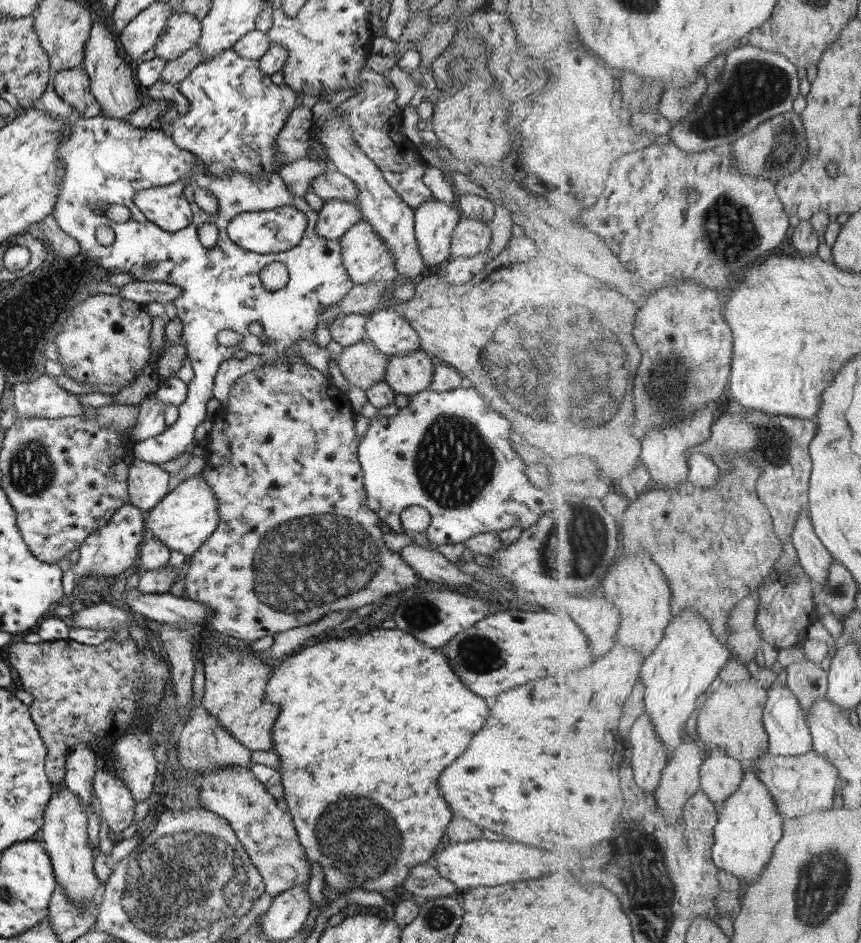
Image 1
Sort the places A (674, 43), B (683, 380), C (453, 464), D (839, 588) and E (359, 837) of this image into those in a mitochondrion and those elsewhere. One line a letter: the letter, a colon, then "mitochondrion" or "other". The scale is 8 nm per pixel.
A: other
B: mitochondrion
C: mitochondrion
D: mitochondrion
E: mitochondrion

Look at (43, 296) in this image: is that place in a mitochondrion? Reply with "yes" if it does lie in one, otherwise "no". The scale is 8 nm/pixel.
yes

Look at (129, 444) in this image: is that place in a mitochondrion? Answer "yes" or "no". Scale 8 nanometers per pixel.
no

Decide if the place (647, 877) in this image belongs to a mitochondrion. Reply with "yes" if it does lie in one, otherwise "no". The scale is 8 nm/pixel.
yes

